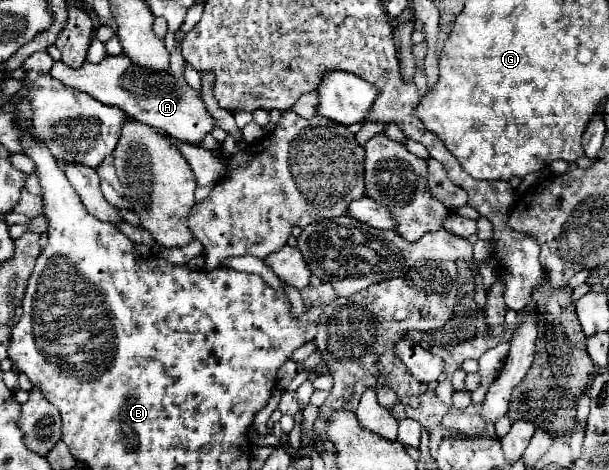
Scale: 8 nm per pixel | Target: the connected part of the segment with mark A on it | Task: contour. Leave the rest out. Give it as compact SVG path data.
M106 56L102 62L92 64L84 62L82 68L72 69L62 61L55 62L50 75L70 88L80 88L90 94L94 100L110 106L122 108L126 116L136 118L148 126L154 126L158 132L164 132L178 142L190 142L200 146L204 136L210 134L218 122L208 112L202 96L188 86L184 80L176 80L170 72L154 72L134 64L128 56Z

